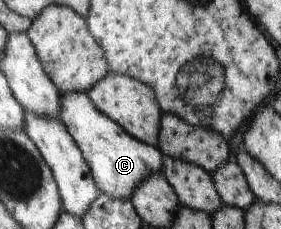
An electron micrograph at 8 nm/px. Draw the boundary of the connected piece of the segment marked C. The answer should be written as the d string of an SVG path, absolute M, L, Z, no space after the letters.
M66 92L61 94L59 117L66 121L66 127L77 145L82 145L94 177L98 177L100 191L113 198L130 199L137 185L150 174L160 172L163 164L162 152L156 147L142 143L130 135L118 122L108 117L93 104L87 92Z

